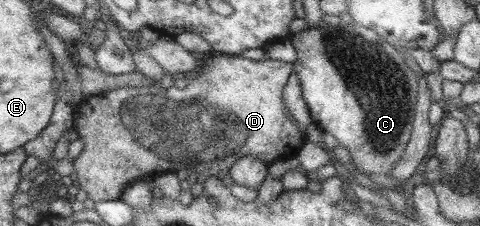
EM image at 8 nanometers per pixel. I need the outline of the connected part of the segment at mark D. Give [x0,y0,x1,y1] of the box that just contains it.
[72,53,305,202]

